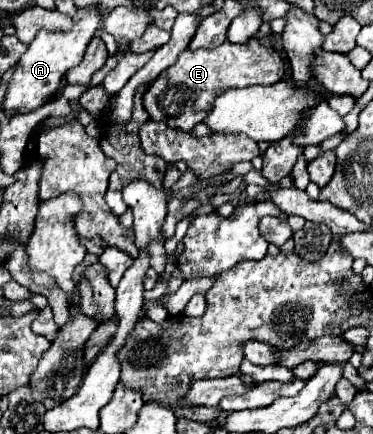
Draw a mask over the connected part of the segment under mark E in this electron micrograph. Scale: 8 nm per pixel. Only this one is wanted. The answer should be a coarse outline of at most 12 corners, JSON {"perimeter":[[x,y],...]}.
{"perimeter":[[184,50],[144,94],[156,122],[192,130],[230,88],[284,76],[276,50]]}

